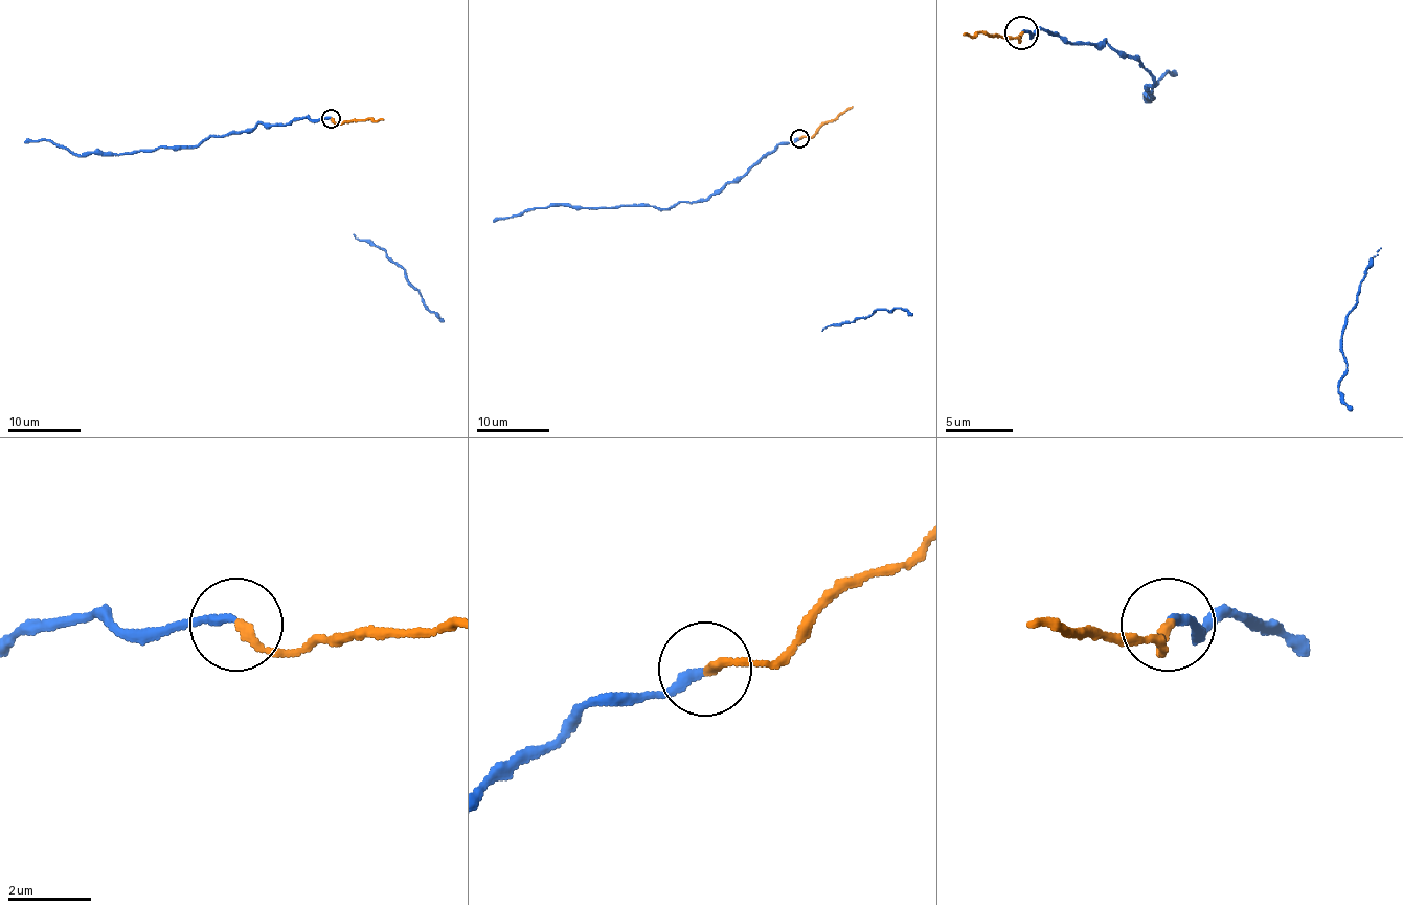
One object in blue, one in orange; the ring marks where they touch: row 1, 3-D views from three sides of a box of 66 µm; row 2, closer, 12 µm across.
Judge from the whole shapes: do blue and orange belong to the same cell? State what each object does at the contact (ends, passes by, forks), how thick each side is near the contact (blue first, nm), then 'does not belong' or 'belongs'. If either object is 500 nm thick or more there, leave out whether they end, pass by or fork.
blue ends; orange ends; calibres 220 and 220 nm; does not belong

